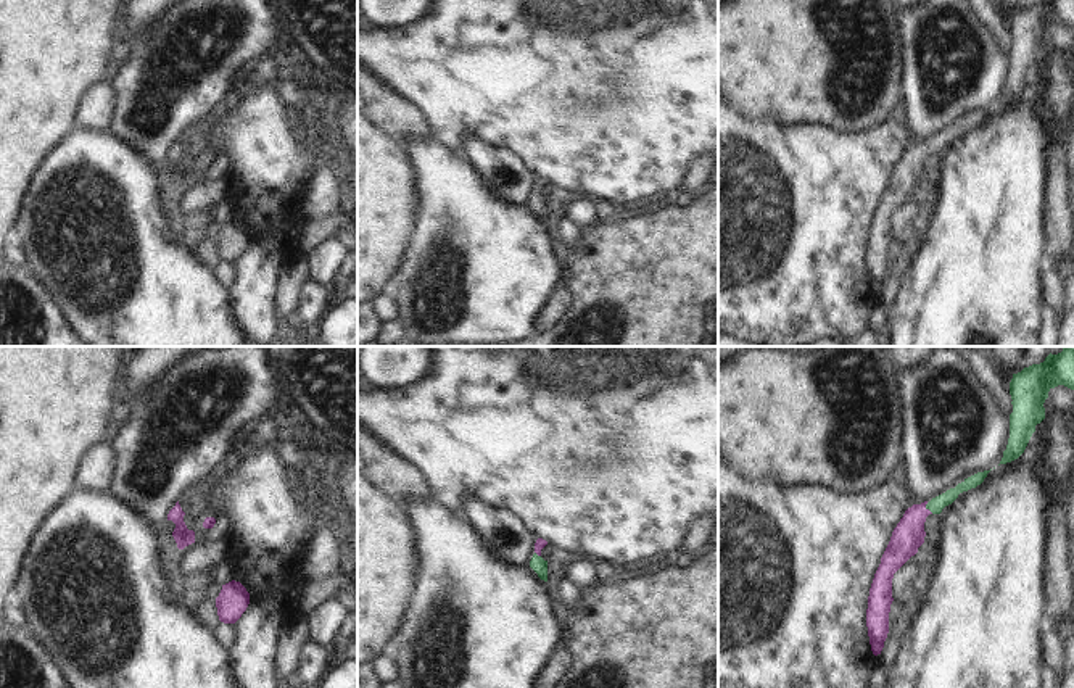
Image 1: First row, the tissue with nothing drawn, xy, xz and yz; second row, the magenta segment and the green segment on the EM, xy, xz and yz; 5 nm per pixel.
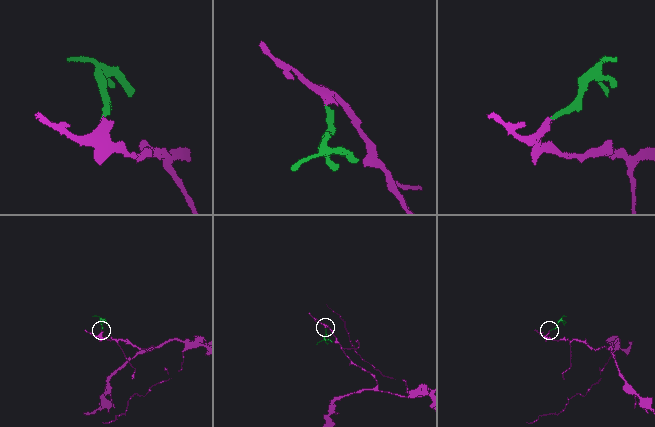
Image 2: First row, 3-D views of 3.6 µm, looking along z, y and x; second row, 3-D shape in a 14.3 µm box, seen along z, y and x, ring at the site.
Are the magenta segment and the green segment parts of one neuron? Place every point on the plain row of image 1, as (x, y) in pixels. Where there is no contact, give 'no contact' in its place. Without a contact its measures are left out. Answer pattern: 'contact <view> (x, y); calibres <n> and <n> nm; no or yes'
contact yz (928, 149); calibres 160 and 80 nm; yes

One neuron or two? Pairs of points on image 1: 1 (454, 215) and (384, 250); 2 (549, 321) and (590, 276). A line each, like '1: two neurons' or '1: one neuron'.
1: two neurons
2: two neurons

